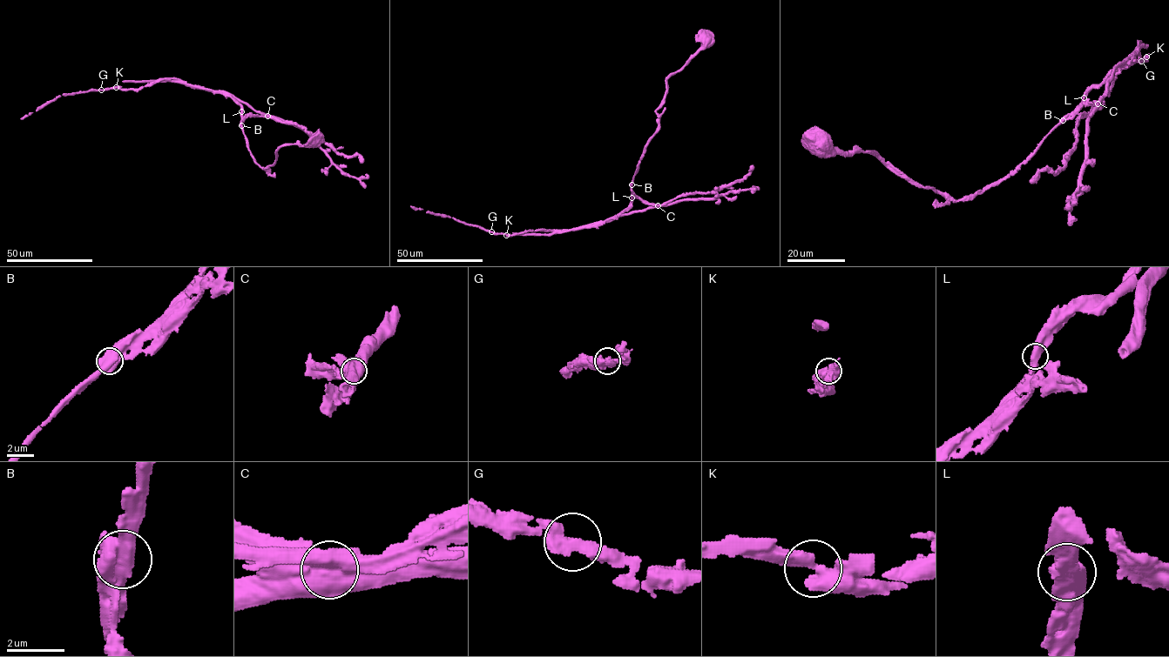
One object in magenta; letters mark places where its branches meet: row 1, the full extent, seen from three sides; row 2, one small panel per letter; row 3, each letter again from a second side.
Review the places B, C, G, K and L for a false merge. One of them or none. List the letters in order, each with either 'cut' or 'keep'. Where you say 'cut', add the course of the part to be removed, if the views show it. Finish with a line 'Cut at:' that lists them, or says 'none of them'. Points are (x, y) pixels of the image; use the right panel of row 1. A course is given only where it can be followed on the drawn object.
B: keep
C: cut; course (1098, 103), (1106, 93), (1113, 71), (1140, 45), (1145, 45), (1143, 46)
G: keep
K: keep
L: keep
Cut at: C

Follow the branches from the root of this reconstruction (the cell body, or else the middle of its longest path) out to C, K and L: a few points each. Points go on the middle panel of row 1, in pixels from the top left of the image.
C: (707, 40), (666, 80), (665, 95), (656, 110), (658, 130), (633, 177), (631, 191), (658, 205)
K: (707, 40), (666, 80), (656, 110), (658, 130), (638, 166), (631, 202), (623, 212), (559, 231), (506, 235)
L: (707, 40), (666, 80), (665, 95), (656, 110), (658, 130), (646, 146), (638, 166), (631, 186), (631, 197)

